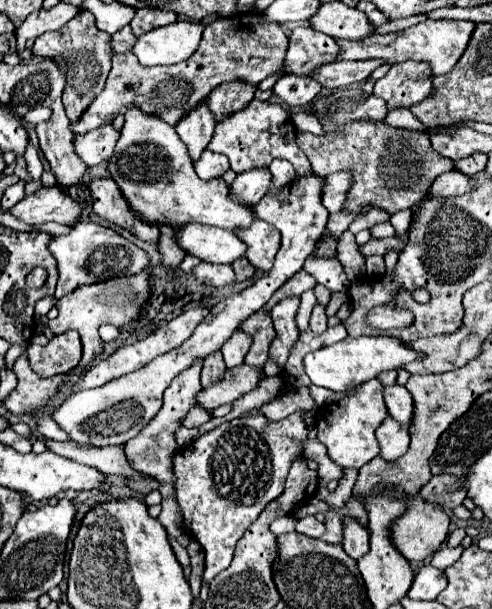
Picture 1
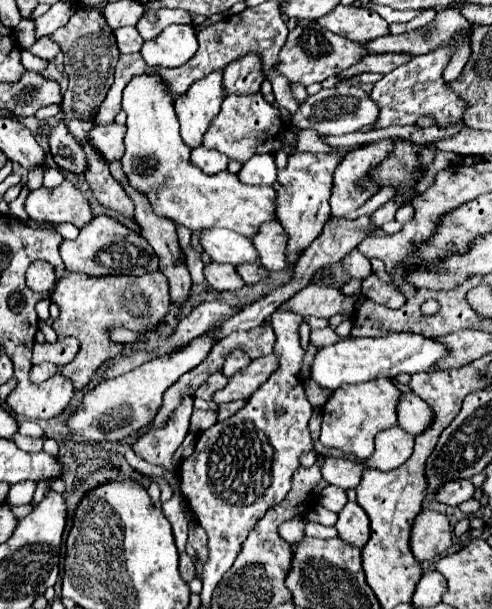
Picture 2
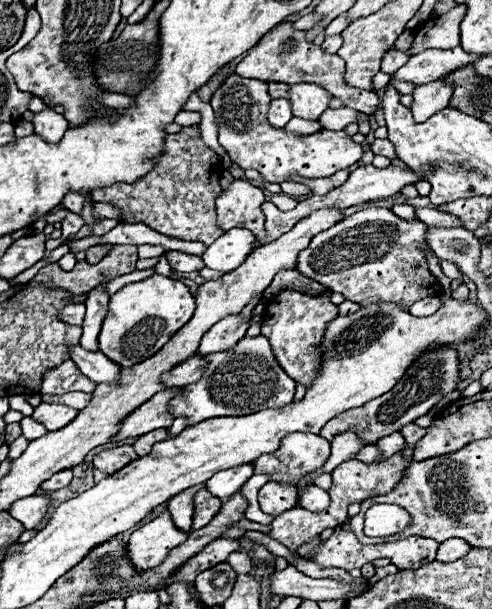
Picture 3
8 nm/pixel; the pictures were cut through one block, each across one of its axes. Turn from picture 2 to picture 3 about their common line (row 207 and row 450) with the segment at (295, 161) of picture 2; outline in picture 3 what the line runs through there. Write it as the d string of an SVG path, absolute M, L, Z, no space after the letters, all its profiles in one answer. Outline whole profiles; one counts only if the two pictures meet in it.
M290 434L282 446L256 460L256 474L268 472L270 480L296 484L304 474L320 468L330 454L330 442L320 434Z

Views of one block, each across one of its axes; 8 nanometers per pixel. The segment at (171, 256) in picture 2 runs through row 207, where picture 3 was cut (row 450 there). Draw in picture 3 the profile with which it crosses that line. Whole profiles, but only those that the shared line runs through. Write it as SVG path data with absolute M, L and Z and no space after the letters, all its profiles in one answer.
M158 428L158 430L152 430L152 432L144 434L144 436L140 436L140 438L134 442L136 454L138 454L138 456L148 454L148 450L152 450L152 446L154 446L156 442L160 442L160 438L166 438L166 436L168 436L168 430L166 430L166 428Z

